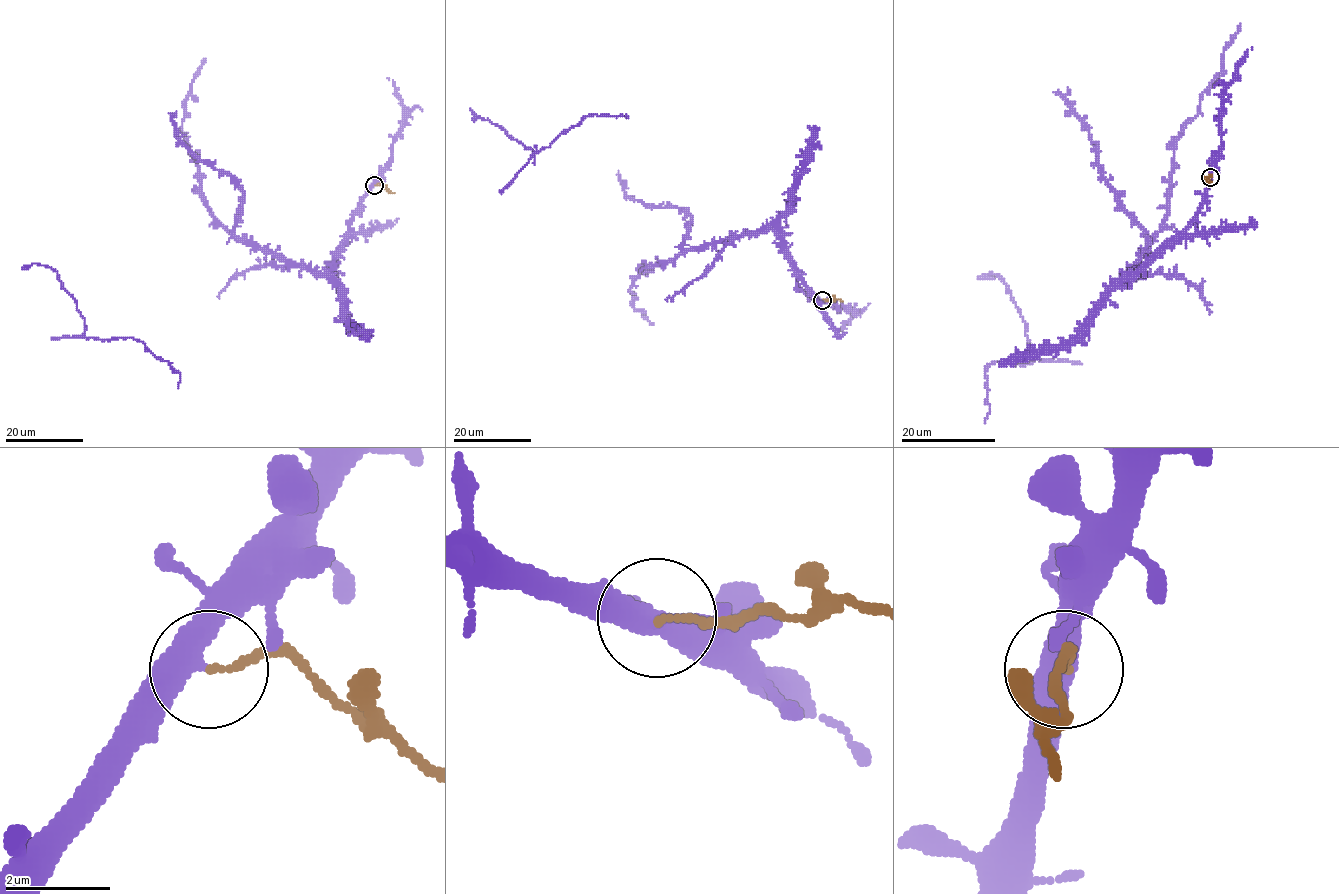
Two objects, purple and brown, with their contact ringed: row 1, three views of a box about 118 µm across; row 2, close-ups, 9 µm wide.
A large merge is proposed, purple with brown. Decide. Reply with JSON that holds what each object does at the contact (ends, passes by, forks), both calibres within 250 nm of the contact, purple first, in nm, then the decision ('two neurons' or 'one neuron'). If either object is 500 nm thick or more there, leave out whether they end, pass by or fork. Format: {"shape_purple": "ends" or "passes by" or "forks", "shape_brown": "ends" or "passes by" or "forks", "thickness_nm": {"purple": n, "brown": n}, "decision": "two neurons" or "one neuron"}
{"shape_purple": "passes by", "shape_brown": "ends", "thickness_nm": {"purple": 420, "brown": 120}, "decision": "two neurons"}

